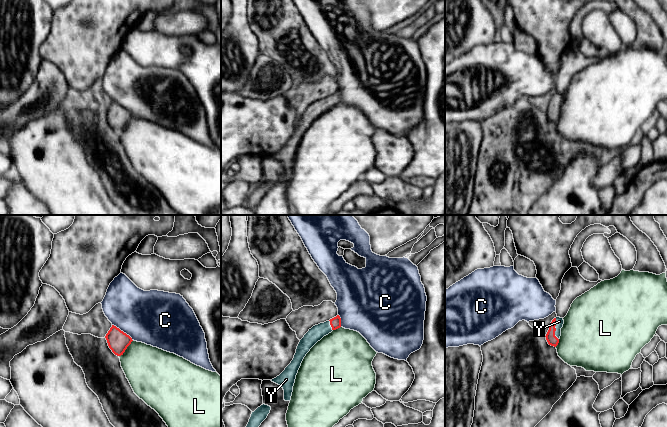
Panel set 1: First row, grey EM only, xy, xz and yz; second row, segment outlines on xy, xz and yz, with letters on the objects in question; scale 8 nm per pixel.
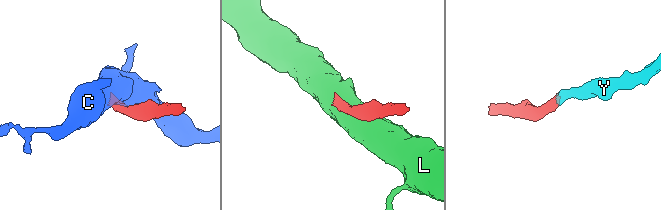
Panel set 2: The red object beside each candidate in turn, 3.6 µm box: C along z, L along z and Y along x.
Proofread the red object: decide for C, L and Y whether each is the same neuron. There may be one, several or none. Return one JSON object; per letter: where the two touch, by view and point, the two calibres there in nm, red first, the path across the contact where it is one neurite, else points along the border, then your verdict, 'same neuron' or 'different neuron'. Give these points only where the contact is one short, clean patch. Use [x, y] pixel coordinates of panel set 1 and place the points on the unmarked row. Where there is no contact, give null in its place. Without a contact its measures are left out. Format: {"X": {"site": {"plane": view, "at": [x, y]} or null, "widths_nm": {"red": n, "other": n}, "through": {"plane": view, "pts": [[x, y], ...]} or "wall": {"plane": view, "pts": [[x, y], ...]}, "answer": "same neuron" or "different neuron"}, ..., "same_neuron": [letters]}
{"C": {"site": {"plane": "xy", "at": [122, 107]}, "widths_nm": {"red": 170, "other": 420}, "answer": "different neuron"}, "L": {"site": {"plane": "xy", "at": [126, 124]}, "widths_nm": {"red": 170, "other": 380}, "answer": "different neuron"}, "Y": {"site": {"plane": "yz", "at": [555, 105]}, "widths_nm": {"red": 90, "other": 60}, "through": {"plane": "yz", "pts": [[552, 116], [555, 105], [559, 97]]}, "answer": "same neuron"}, "same_neuron": ["Y"]}

